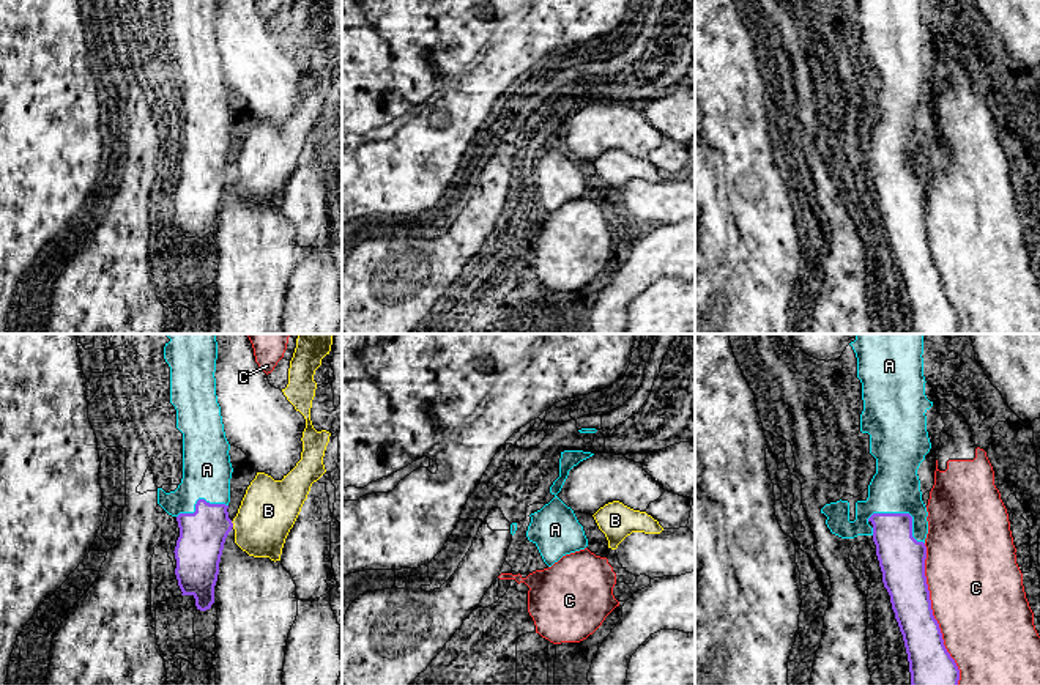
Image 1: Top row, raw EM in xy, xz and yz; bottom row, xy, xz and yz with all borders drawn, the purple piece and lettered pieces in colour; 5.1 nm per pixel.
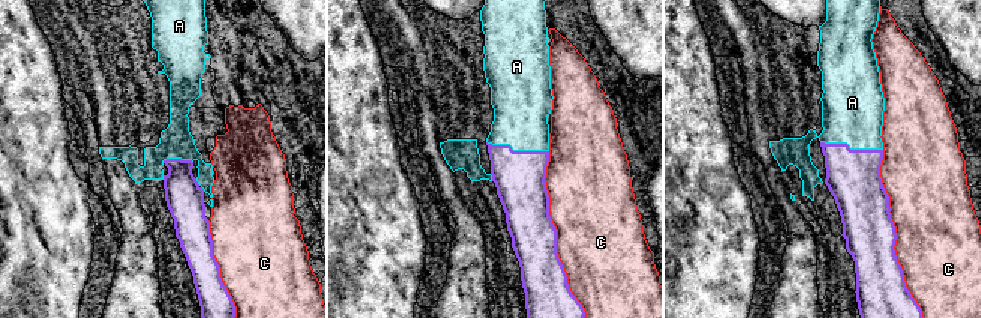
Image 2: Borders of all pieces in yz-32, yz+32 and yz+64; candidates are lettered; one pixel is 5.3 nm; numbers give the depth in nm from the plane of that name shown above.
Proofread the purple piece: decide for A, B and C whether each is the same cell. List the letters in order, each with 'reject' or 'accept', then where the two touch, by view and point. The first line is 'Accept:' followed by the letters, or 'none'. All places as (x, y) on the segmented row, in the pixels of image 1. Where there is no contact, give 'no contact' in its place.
Accept: A
A: accept; meets purple in yz at (905, 514)
B: reject; meets purple in xy at (232, 525)
C: reject; meets purple in yz at (932, 614)

